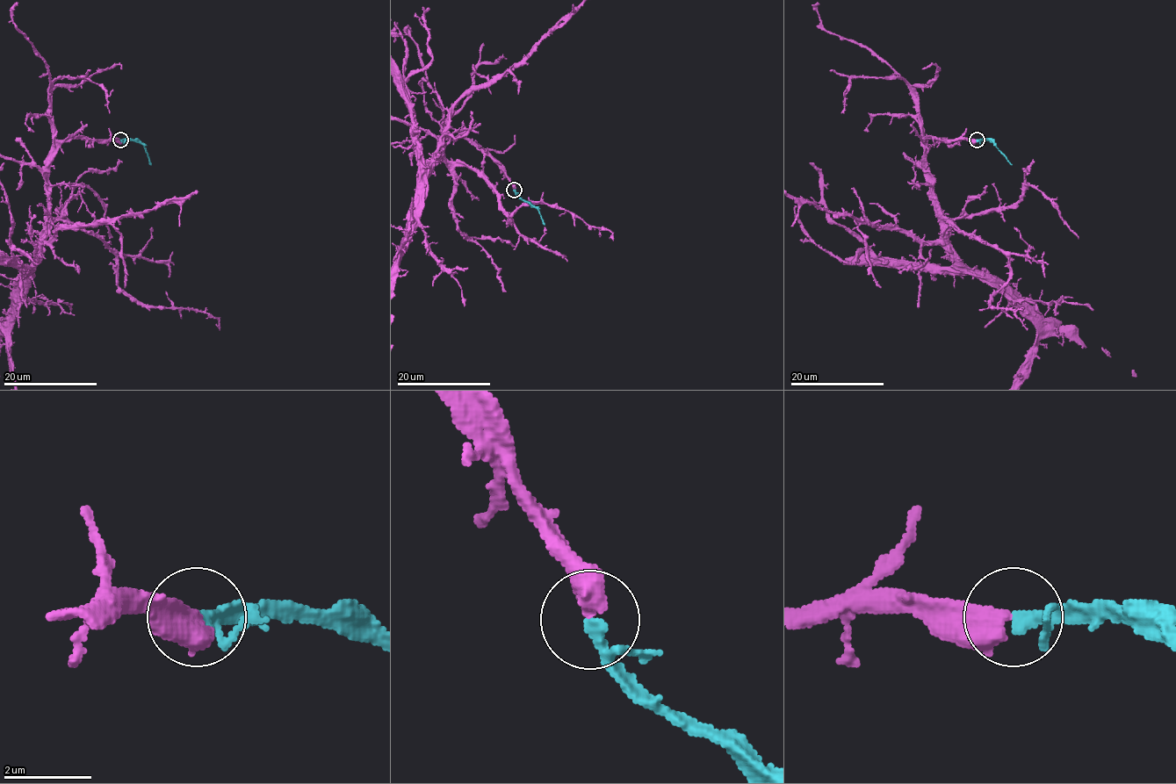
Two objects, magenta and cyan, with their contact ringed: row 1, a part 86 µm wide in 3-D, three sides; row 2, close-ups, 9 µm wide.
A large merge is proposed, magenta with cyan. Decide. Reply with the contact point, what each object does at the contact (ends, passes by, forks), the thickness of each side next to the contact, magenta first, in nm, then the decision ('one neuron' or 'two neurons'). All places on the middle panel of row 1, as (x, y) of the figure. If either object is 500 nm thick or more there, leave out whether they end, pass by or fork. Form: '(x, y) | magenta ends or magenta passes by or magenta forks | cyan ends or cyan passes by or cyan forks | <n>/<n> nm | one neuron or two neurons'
(514, 190) | magenta ends | cyan passes by | 480/200 nm | one neuron

